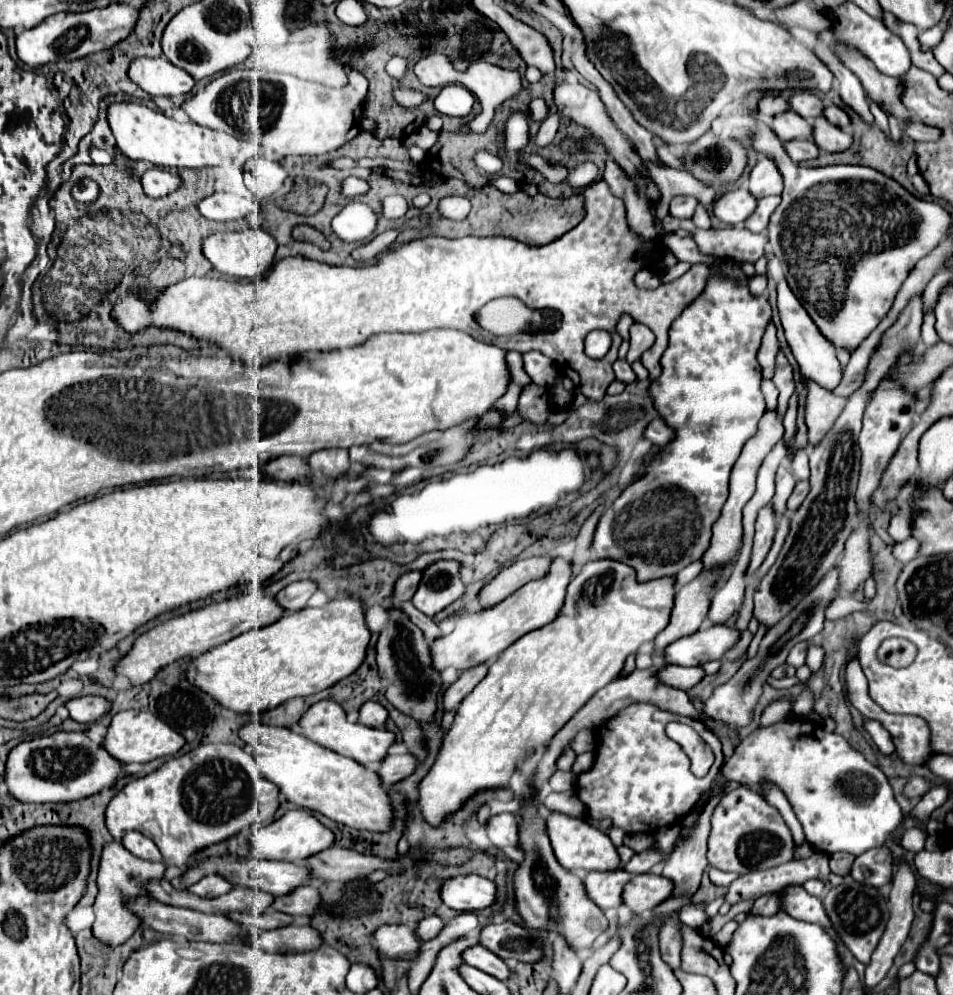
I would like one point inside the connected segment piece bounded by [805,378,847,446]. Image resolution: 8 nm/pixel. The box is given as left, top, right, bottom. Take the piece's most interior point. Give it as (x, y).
(822, 408)

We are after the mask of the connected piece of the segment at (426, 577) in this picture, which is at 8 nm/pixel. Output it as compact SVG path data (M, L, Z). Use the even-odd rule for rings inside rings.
M437 560L429 564L413 596L415 608L431 618L455 602L465 592L459 568L461 564L457 560Z

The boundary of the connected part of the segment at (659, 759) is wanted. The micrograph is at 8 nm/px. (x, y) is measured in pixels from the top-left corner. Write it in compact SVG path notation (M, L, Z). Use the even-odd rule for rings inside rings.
M633 704L623 708L599 728L597 758L589 772L577 776L577 794L589 808L591 818L607 818L627 834L649 834L661 826L681 822L691 812L699 796L711 788L721 762L721 742L701 720L665 712L653 704ZM669 722L691 726L711 746L715 764L705 778L695 778L691 774L687 754L665 734L665 726Z

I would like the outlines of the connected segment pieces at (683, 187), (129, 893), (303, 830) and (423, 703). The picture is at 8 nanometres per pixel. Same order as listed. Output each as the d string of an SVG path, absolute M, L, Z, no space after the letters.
M641 160L641 162L645 162L645 168L649 168L649 176L655 180L657 188L663 194L661 202L655 206L655 216L659 220L663 220L669 214L668 206L673 196L693 196L699 202L703 202L704 206L710 206L715 202L715 190L699 184L691 174L675 170L671 166L663 168L663 162L657 164L657 160L655 162Z
M111 842L105 846L103 854L101 854L101 866L99 866L99 894L93 902L93 910L95 910L95 922L93 922L93 936L105 944L105 946L119 946L121 942L127 942L133 932L141 926L141 918L135 916L127 906L131 900L135 898L149 898L149 892L145 890L145 884L151 880L163 880L165 874L165 864L163 862L147 862L141 860L137 856L133 856L127 848L123 848L119 842Z
M289 810L285 816L271 822L269 826L253 828L253 834L251 834L253 856L265 858L265 860L287 860L297 864L303 864L309 856L321 852L323 848L327 850L333 844L335 844L335 834L307 810Z
M393 608L389 612L389 624L383 628L379 642L377 642L377 664L379 664L379 676L387 680L387 700L401 710L403 714L409 714L417 722L431 722L433 714L437 710L437 694L441 690L441 676L431 668L431 656L429 646L421 634L421 630L401 612L399 608Z

